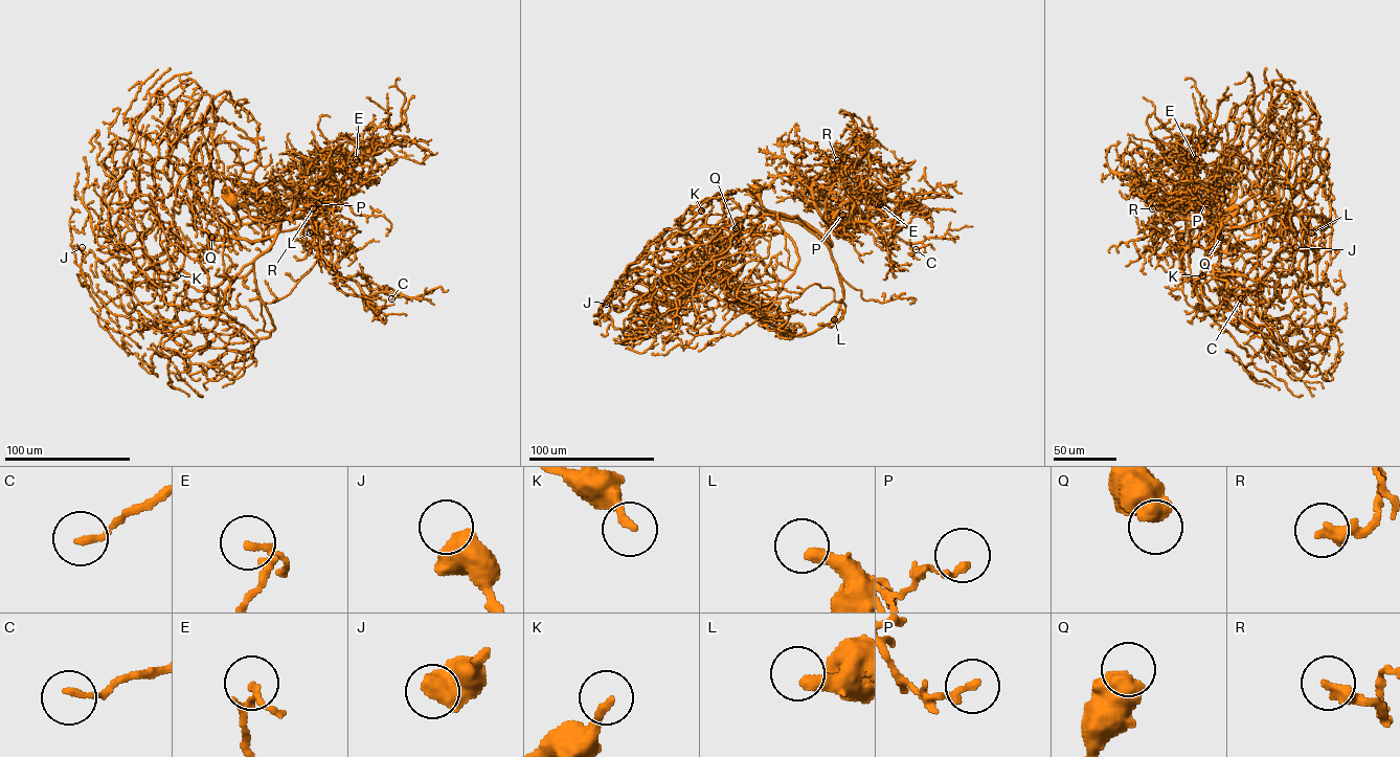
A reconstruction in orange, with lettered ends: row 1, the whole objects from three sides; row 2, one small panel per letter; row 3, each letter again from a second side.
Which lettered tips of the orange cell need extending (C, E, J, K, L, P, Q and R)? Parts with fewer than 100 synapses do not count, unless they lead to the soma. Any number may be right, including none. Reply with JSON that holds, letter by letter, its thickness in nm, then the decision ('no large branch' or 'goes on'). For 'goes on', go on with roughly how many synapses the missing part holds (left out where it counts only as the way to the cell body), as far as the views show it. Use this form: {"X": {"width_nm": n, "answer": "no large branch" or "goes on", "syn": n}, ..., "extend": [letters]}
{"C": {"width_nm": 170, "answer": "no large branch"}, "E": {"width_nm": 120, "answer": "no large branch"}, "J": {"width_nm": 700, "answer": "no large branch"}, "K": {"width_nm": 200, "answer": "no large branch"}, "L": {"width_nm": 400, "answer": "goes on", "syn": 500}, "P": {"width_nm": 190, "answer": "no large branch"}, "Q": {"width_nm": 700, "answer": "no large branch"}, "R": {"width_nm": 320, "answer": "no large branch"}, "extend": ["L"]}

